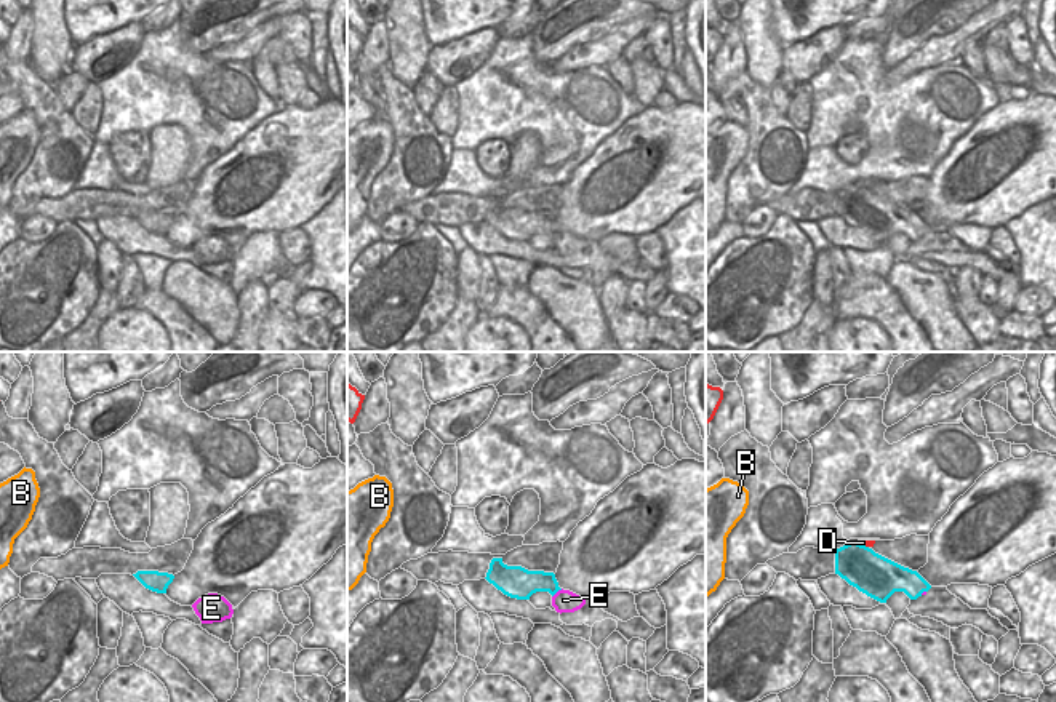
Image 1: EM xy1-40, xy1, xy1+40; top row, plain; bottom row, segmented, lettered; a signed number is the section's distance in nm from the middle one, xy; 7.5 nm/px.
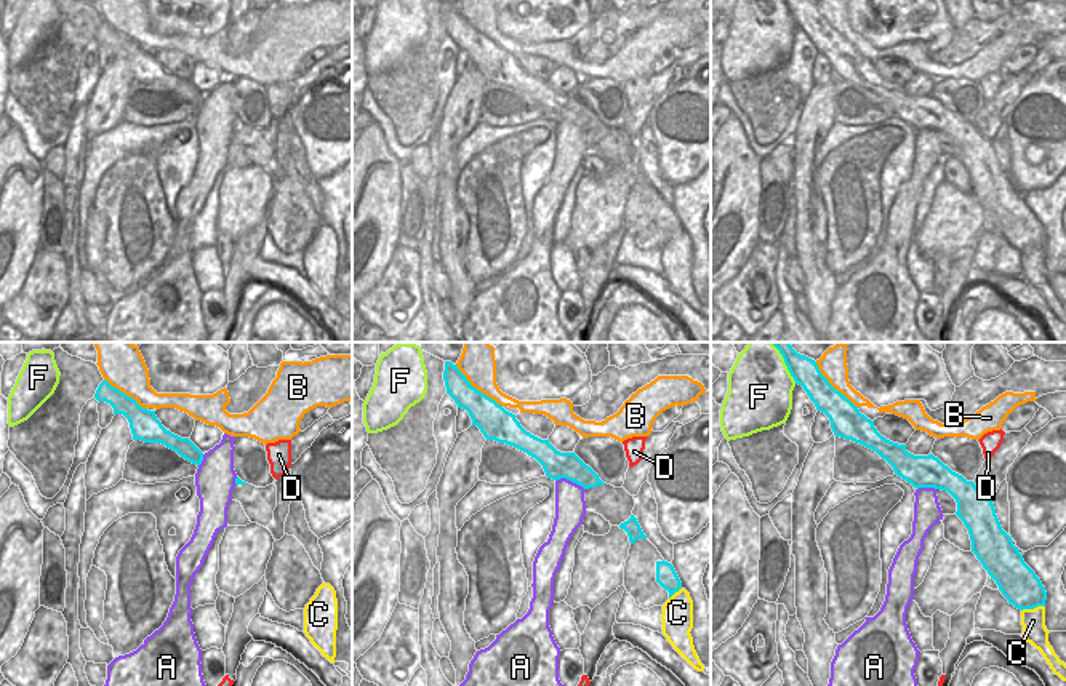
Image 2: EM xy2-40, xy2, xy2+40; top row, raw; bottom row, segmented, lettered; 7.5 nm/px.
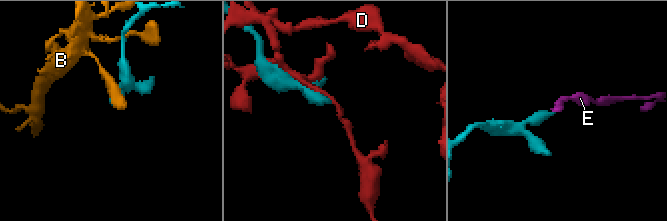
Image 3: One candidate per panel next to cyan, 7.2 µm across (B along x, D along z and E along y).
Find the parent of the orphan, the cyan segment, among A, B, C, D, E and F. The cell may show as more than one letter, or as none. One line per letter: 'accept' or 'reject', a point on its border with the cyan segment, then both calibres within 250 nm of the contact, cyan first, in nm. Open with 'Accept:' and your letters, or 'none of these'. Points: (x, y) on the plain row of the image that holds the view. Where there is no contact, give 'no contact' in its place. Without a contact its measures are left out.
Accept: E
A: reject; meets cyan in xy2 at (570, 122); 200 nm thick on the cyan side, 240 nm on the other
B: reject; meets cyan in xy2 at (476, 31); 240 nm thick on the cyan side, 220 nm on the other
C: reject; meets cyan in xy2+40 at (1031, 250); 280 nm thick on the cyan side, 180 nm on the other
D: reject; meets cyan in xy1+40 at (863, 187); 320 nm thick on the cyan side, 50 nm on the other
E: accept; meets cyan in xy1 at (557, 232); 200 nm thick on the cyan side, 170 nm on the other
F: reject; meets cyan in xy2+40 at (789, 13); 200 nm thick on the cyan side, 460 nm on the other

